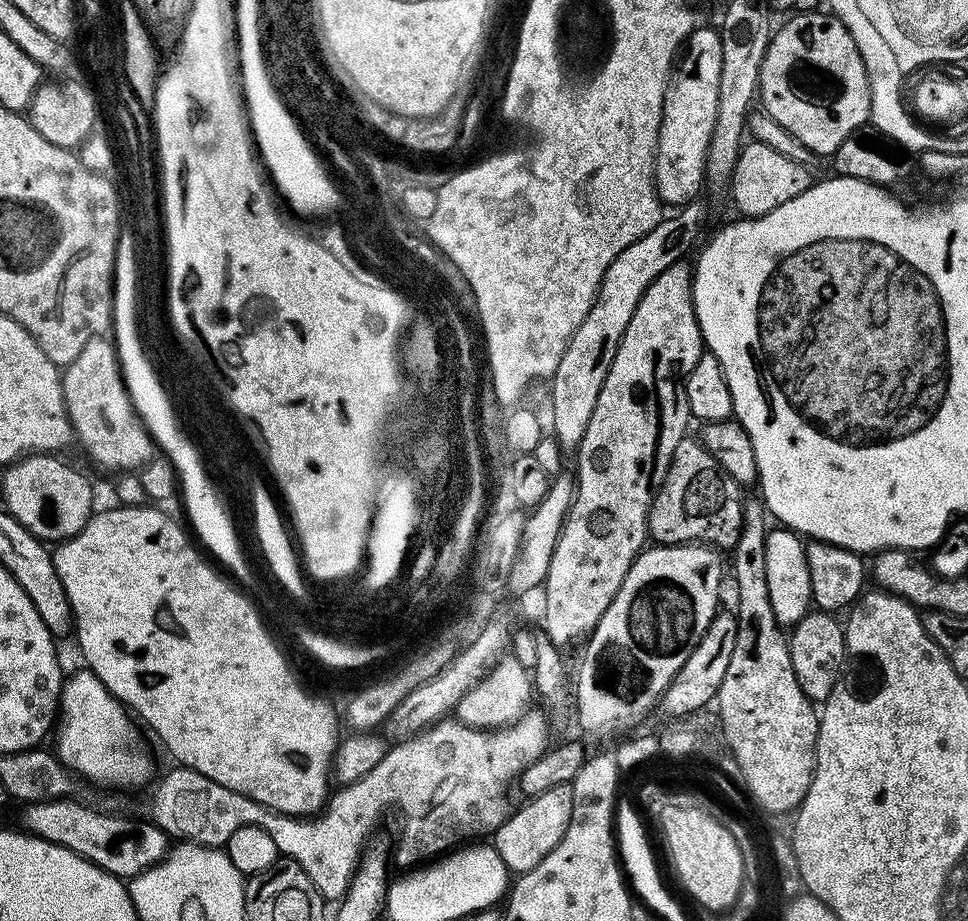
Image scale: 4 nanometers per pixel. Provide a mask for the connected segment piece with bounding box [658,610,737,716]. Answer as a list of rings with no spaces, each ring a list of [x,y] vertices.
[[[717,611],[710,626],[706,626],[698,646],[690,650],[690,658],[686,658],[682,670],[678,670],[678,674],[660,697],[659,711],[664,711],[668,716],[688,716],[691,712],[706,707],[708,703],[711,705],[717,699],[736,638],[737,617],[731,611],[724,611]]]

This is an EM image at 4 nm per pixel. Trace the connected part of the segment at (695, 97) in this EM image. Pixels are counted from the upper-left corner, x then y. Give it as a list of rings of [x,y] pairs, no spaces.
[[[715,27],[693,28],[686,41],[686,51],[679,57],[664,90],[660,137],[656,143],[656,195],[665,205],[683,206],[701,195],[706,150],[710,146],[710,134],[714,134],[714,118],[718,118],[718,81],[721,78],[719,31]]]

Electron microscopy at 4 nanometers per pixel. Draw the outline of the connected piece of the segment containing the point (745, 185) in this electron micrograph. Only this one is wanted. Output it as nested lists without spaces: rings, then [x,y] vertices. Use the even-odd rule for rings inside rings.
[[[753,139],[745,143],[738,154],[730,185],[732,200],[740,211],[737,213],[744,218],[755,218],[762,214],[770,214],[770,210],[782,206],[782,202],[798,198],[798,194],[805,192],[814,183],[814,177],[808,171],[805,165],[779,153],[778,150],[771,149],[761,141]]]

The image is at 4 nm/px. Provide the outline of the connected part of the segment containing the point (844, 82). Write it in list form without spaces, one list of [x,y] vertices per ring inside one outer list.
[[[831,11],[801,12],[788,19],[792,18],[772,33],[772,41],[762,62],[758,100],[764,103],[763,111],[802,146],[817,157],[828,158],[836,153],[848,136],[859,133],[863,129],[860,127],[869,123],[872,95],[866,66],[862,62],[862,54],[858,54],[858,46],[854,46],[854,38],[850,38],[850,30],[846,30]]]

